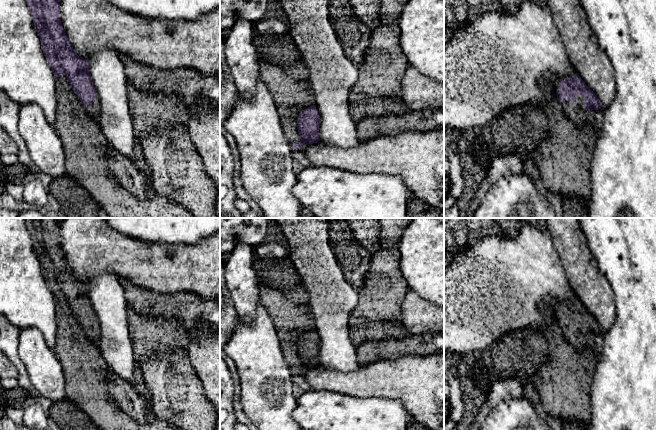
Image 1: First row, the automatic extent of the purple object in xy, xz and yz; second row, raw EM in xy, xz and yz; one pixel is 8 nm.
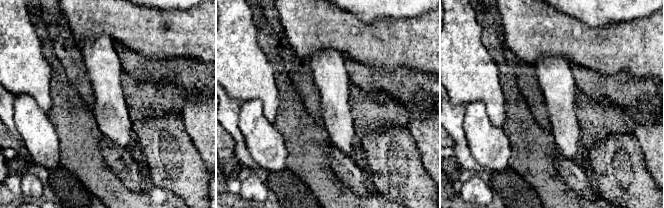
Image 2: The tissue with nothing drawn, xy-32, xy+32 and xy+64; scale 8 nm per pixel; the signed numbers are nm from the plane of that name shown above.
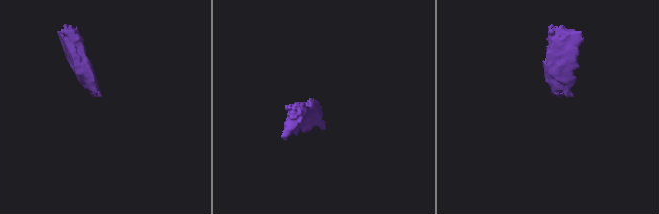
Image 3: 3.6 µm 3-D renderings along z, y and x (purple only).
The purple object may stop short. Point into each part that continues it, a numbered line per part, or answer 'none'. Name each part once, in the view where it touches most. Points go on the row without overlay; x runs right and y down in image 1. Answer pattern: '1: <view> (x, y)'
1: yz (576, 337)

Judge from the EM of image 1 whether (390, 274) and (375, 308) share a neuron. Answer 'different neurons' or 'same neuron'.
same neuron

